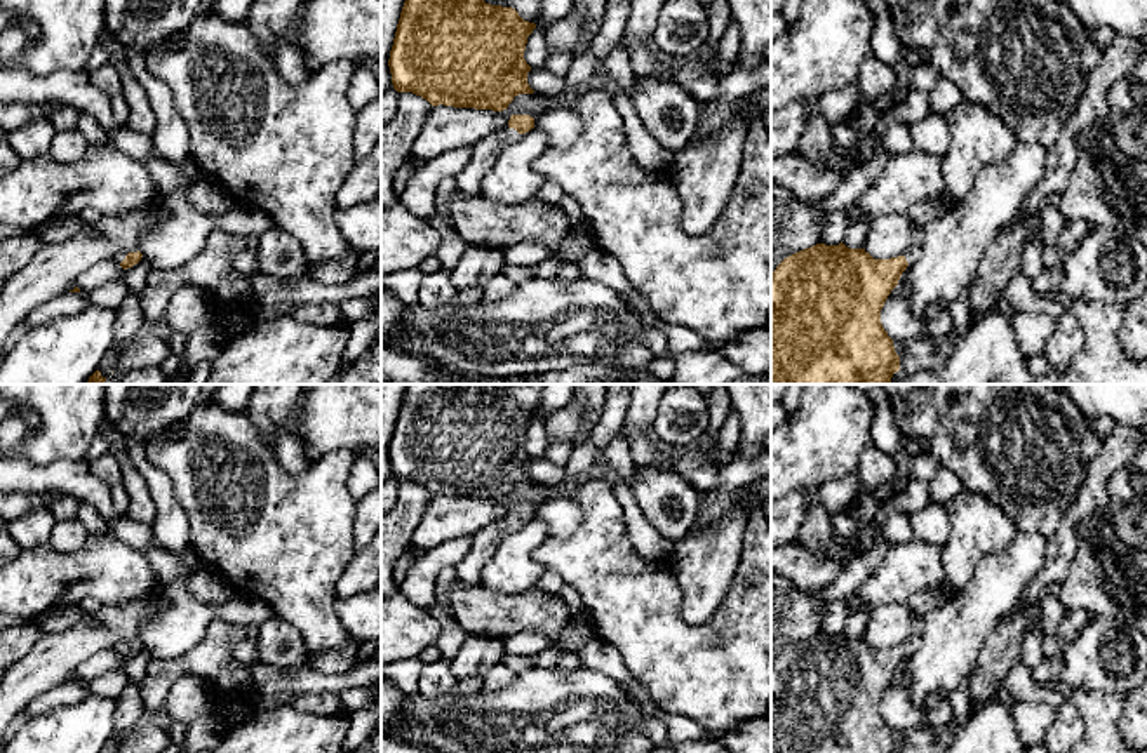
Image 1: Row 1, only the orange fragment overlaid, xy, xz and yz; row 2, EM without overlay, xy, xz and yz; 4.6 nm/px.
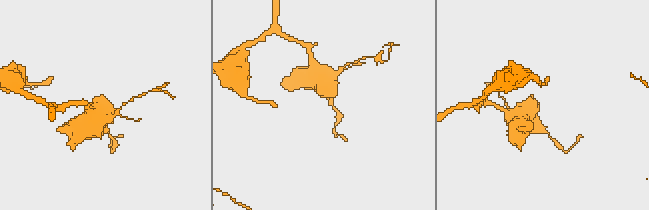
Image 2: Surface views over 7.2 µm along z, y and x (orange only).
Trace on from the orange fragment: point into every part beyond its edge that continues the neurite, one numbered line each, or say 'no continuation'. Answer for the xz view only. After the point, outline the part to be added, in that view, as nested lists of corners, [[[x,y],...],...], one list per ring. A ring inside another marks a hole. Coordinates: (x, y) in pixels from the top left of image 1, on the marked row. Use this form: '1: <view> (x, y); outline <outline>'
1: xz (482, 153); outline [[[506,127],[501,132],[487,136],[475,143],[470,148],[470,162],[454,177],[456,191],[470,197],[480,195],[480,183],[491,170],[500,151],[520,137],[522,134],[519,134],[515,129]]]

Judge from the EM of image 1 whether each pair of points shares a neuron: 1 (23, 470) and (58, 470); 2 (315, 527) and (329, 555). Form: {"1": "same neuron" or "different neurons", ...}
{"1": "same neuron", "2": "same neuron"}

